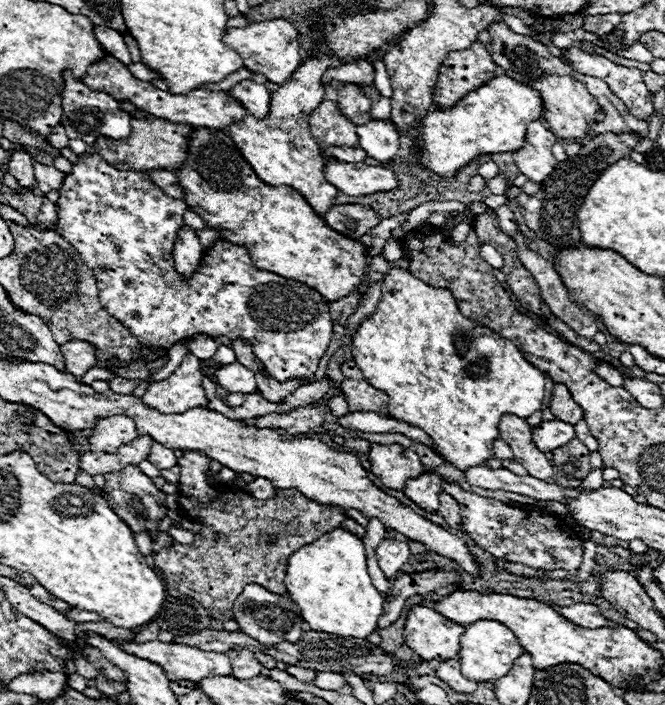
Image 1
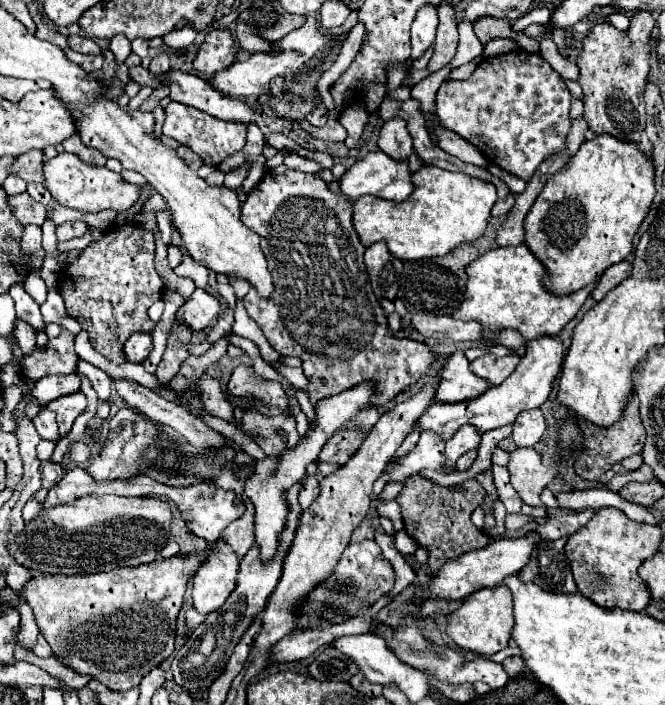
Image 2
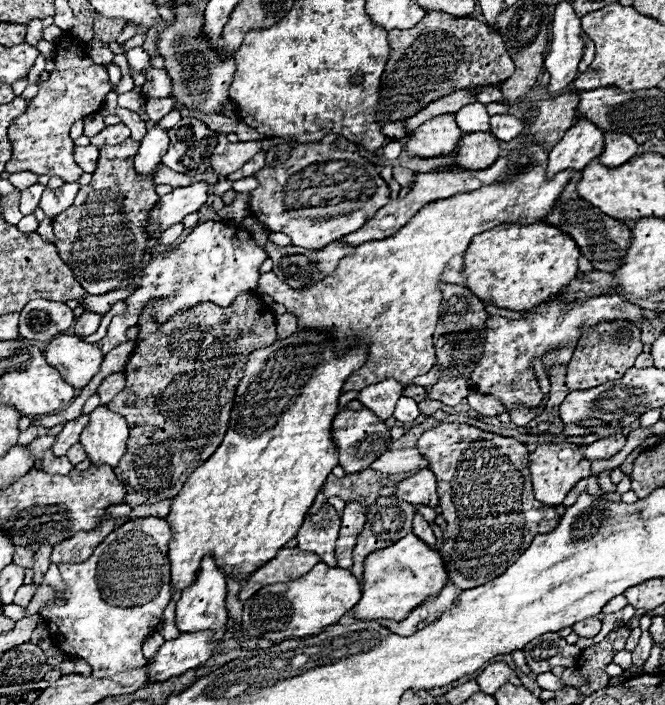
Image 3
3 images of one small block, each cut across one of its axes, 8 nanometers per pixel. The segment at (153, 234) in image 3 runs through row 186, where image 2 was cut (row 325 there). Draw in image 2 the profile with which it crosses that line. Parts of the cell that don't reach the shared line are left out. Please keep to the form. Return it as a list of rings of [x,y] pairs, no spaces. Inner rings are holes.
[[[194,290],[192,298],[188,298],[176,312],[176,320],[180,324],[186,324],[188,330],[192,332],[200,332],[206,330],[212,320],[216,320],[216,316],[220,314],[220,302],[210,296],[206,290]]]

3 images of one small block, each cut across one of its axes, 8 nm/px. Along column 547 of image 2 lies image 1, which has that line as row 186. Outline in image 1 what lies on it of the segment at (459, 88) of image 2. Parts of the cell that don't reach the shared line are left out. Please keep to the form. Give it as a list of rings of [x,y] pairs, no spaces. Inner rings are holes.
[[[80,154],[78,162],[72,164],[72,172],[64,176],[64,184],[60,188],[60,200],[56,202],[56,214],[58,214],[58,224],[56,224],[56,232],[62,234],[62,238],[66,238],[76,250],[78,254],[82,254],[84,262],[94,270],[94,276],[98,278],[98,290],[100,290],[100,302],[102,306],[106,306],[106,310],[110,314],[114,314],[114,318],[118,318],[118,322],[122,322],[144,346],[156,346],[156,348],[164,348],[164,350],[170,350],[174,344],[178,342],[184,342],[184,340],[190,340],[198,334],[206,334],[210,338],[218,338],[218,336],[226,336],[230,340],[236,340],[236,338],[242,338],[246,340],[248,344],[252,344],[254,348],[254,356],[264,364],[264,372],[268,376],[272,376],[274,380],[278,382],[286,382],[286,380],[292,380],[292,378],[298,378],[298,380],[308,380],[308,384],[314,382],[314,374],[318,370],[318,364],[320,364],[320,358],[324,356],[324,352],[328,350],[328,344],[330,344],[330,338],[332,338],[332,318],[330,318],[330,310],[328,310],[328,302],[322,298],[322,294],[318,294],[316,290],[312,290],[310,286],[302,284],[302,282],[296,282],[296,280],[290,280],[290,278],[282,278],[274,272],[266,272],[266,270],[258,270],[250,258],[250,252],[246,246],[238,246],[238,244],[232,244],[228,240],[218,240],[216,244],[204,251],[204,257],[210,255],[208,262],[202,258],[200,266],[196,268],[194,276],[184,280],[176,268],[174,268],[174,240],[176,240],[176,232],[178,228],[182,228],[184,220],[184,212],[186,212],[186,202],[184,200],[176,200],[176,198],[170,198],[162,188],[158,188],[152,180],[150,180],[150,174],[148,172],[130,172],[130,170],[116,170],[114,166],[106,164],[102,160],[100,154]]]

